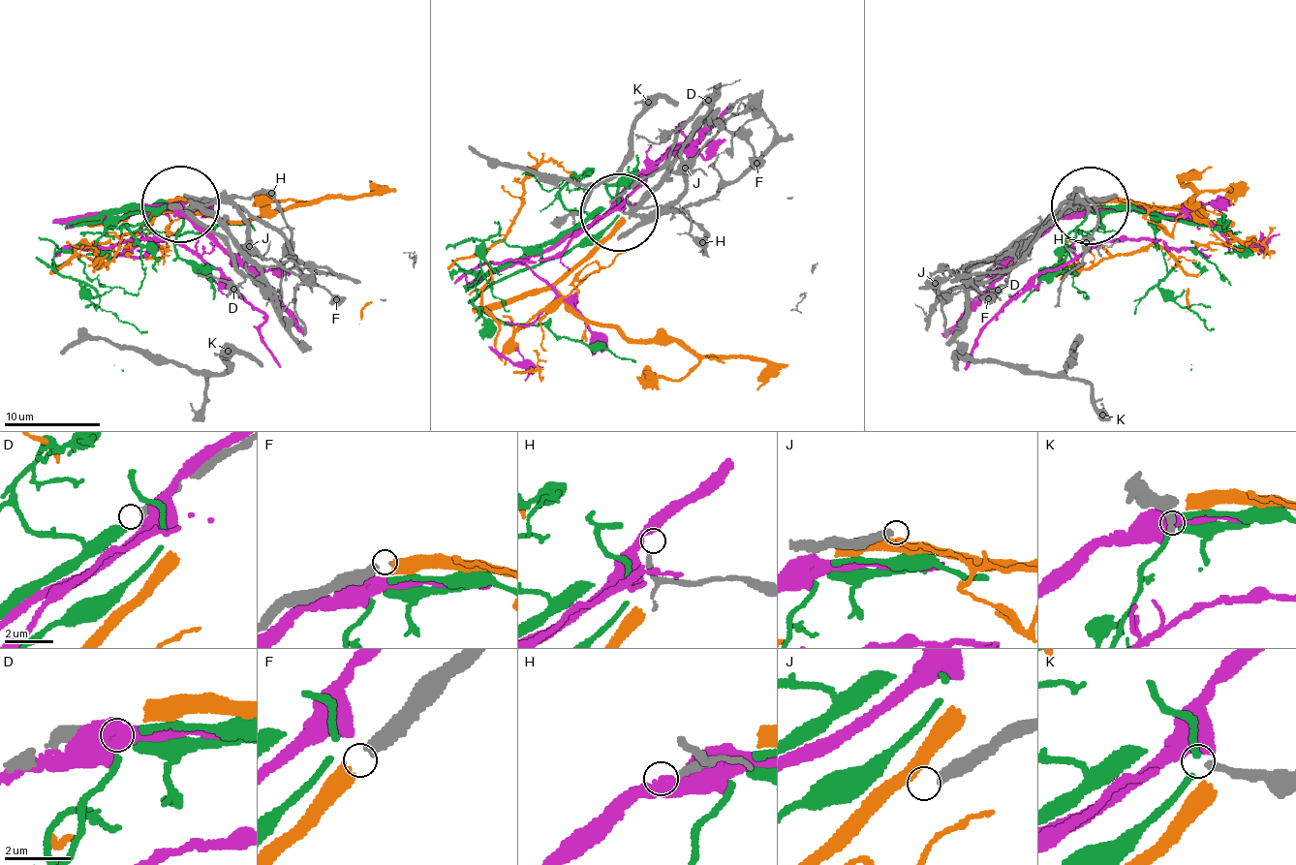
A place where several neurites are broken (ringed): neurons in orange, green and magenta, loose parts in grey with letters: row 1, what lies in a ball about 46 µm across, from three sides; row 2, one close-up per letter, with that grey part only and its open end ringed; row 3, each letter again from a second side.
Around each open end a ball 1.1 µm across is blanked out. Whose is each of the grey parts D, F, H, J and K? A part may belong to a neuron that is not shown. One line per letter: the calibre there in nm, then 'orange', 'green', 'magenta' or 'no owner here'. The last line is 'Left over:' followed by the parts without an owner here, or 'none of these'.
D: calibre 340 nm; green
F: calibre 400 nm; orange
H: calibre 240 nm; no owner here
J: calibre 360 nm; no owner here
K: calibre 280 nm; no owner here
Left over: H, J, K

